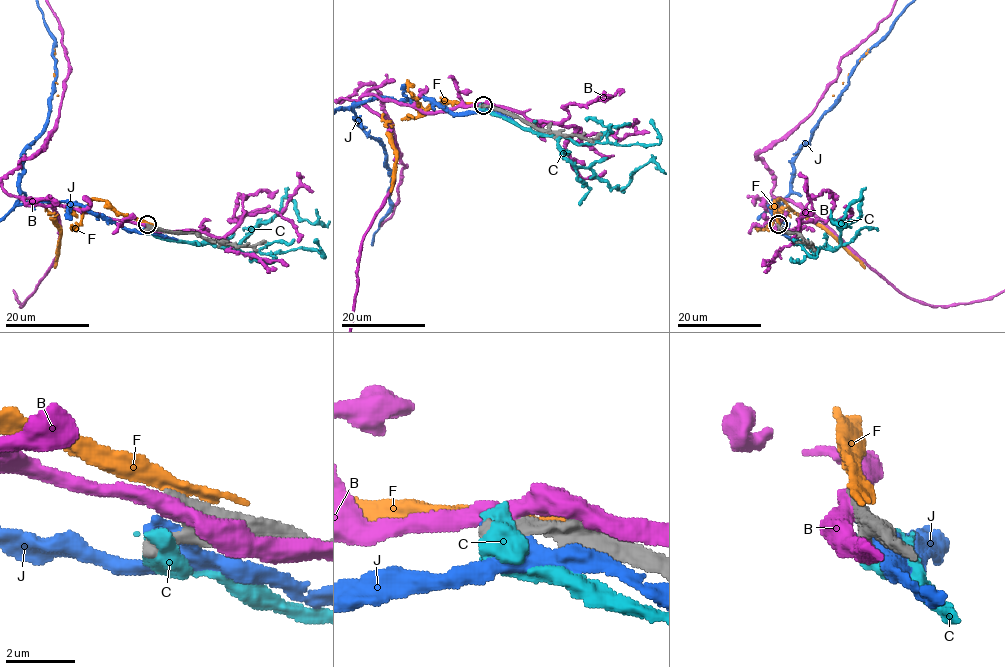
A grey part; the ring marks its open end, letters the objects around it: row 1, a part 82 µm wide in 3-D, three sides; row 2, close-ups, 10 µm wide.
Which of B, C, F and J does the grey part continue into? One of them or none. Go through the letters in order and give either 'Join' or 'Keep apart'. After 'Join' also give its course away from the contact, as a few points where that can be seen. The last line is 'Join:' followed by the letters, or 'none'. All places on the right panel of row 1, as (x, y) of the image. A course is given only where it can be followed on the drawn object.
B: Keep apart
C: Keep apart
F: Keep apart
J: Keep apart
Join: none

